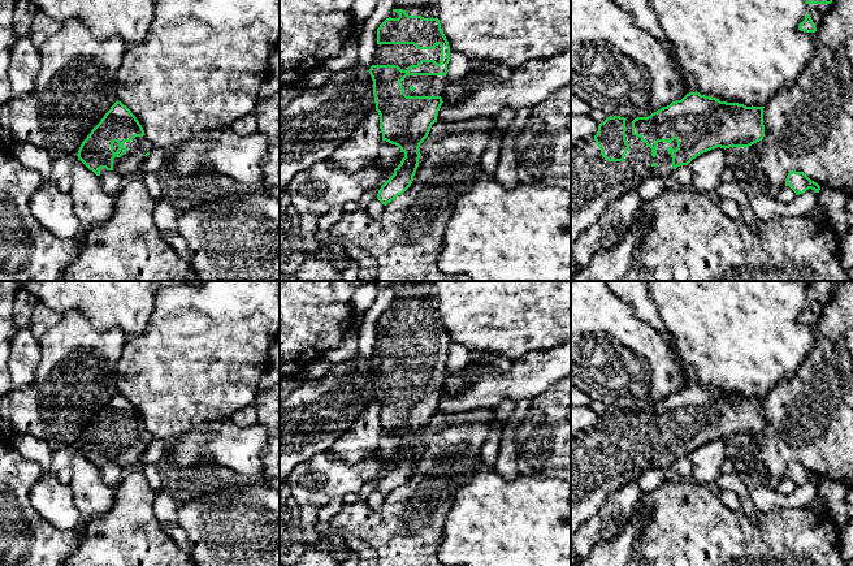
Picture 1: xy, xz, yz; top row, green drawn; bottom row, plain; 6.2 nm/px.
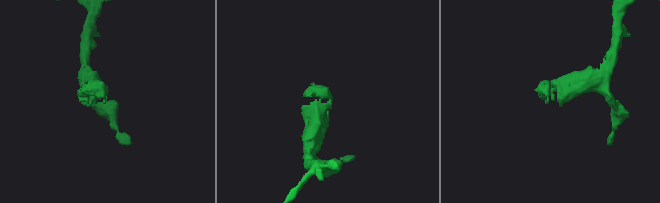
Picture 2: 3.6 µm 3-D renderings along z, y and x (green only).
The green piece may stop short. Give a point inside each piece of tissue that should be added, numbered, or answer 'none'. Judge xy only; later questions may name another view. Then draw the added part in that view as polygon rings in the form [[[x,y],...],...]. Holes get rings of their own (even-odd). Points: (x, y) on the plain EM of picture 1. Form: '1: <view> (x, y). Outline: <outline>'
1: xy (131, 452). Outline: [[[143,427],[125,433],[124,438],[126,438],[127,442],[121,449],[113,450],[113,462],[122,466],[125,470],[134,468],[146,451],[144,446],[153,441],[153,436]]]

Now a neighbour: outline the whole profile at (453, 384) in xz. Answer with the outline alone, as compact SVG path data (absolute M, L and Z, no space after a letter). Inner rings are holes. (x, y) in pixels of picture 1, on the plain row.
M471 362L463 371L450 375L445 373L442 393L443 394L458 394L464 389L469 388L472 381L482 375L485 371L490 370L488 366L481 366L479 363Z

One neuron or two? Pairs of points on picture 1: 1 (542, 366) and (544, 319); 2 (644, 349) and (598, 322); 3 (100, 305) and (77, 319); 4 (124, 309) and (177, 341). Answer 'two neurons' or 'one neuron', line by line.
1: two neurons
2: one neuron
3: two neurons
4: two neurons

